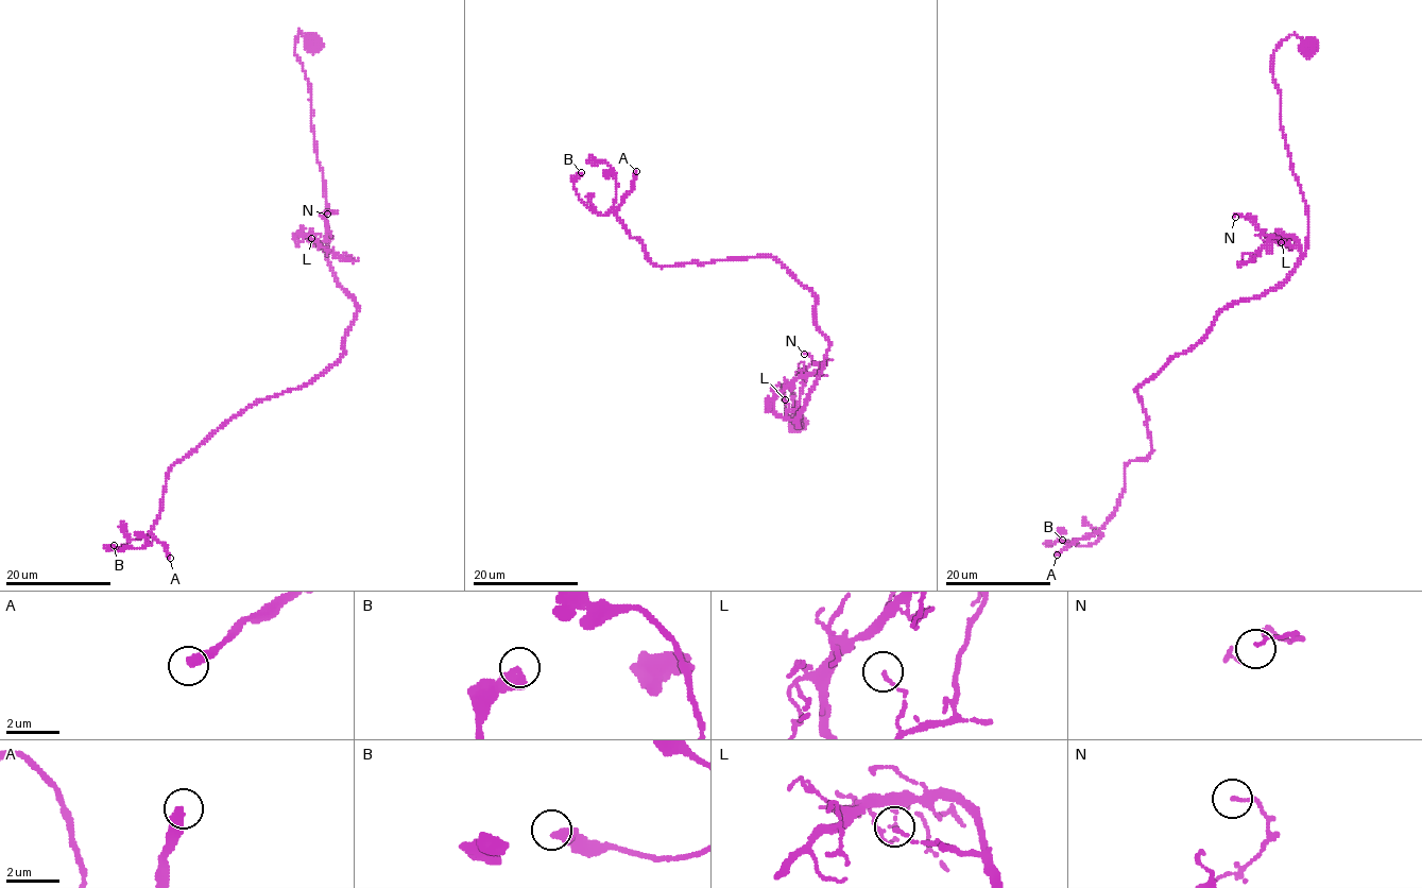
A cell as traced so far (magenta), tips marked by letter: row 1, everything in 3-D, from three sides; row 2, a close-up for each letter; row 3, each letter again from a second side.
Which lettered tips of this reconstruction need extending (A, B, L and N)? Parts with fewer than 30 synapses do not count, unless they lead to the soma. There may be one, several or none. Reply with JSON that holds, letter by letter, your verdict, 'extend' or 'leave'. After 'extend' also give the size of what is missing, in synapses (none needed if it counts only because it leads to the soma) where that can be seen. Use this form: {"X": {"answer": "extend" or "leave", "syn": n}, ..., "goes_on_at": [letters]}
{"A": {"answer": "extend", "syn": 200}, "B": {"answer": "leave"}, "L": {"answer": "leave"}, "N": {"answer": "leave"}, "goes_on_at": ["A"]}

